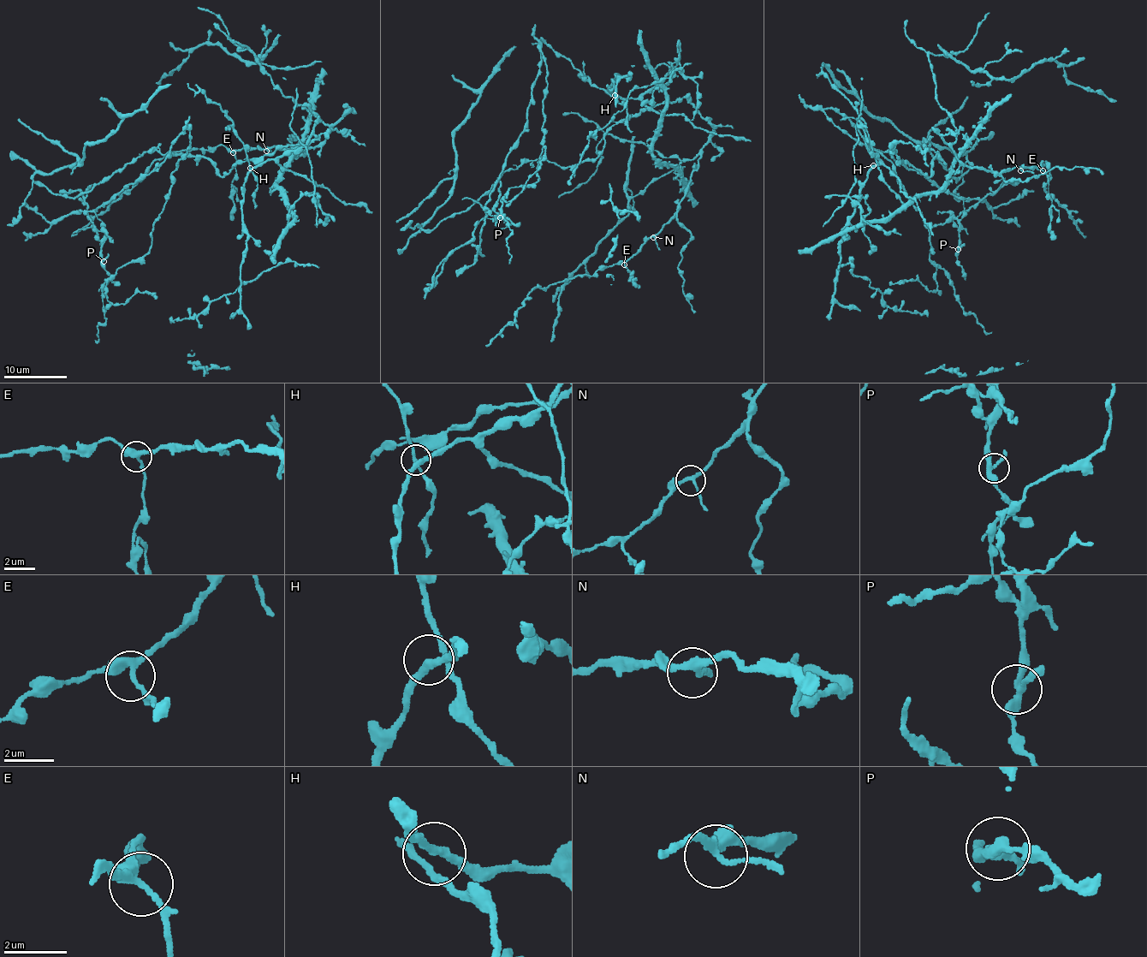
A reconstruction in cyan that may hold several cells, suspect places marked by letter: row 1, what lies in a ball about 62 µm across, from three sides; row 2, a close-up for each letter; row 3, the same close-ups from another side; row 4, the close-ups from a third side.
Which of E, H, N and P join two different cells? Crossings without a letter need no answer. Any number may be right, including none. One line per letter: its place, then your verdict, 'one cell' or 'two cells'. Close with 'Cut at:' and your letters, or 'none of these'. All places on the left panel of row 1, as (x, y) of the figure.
E: (233, 152) | one cell
H: (250, 168) | one cell
N: (266, 151) | one cell
P: (104, 261) | one cell
Cut at: none of these

